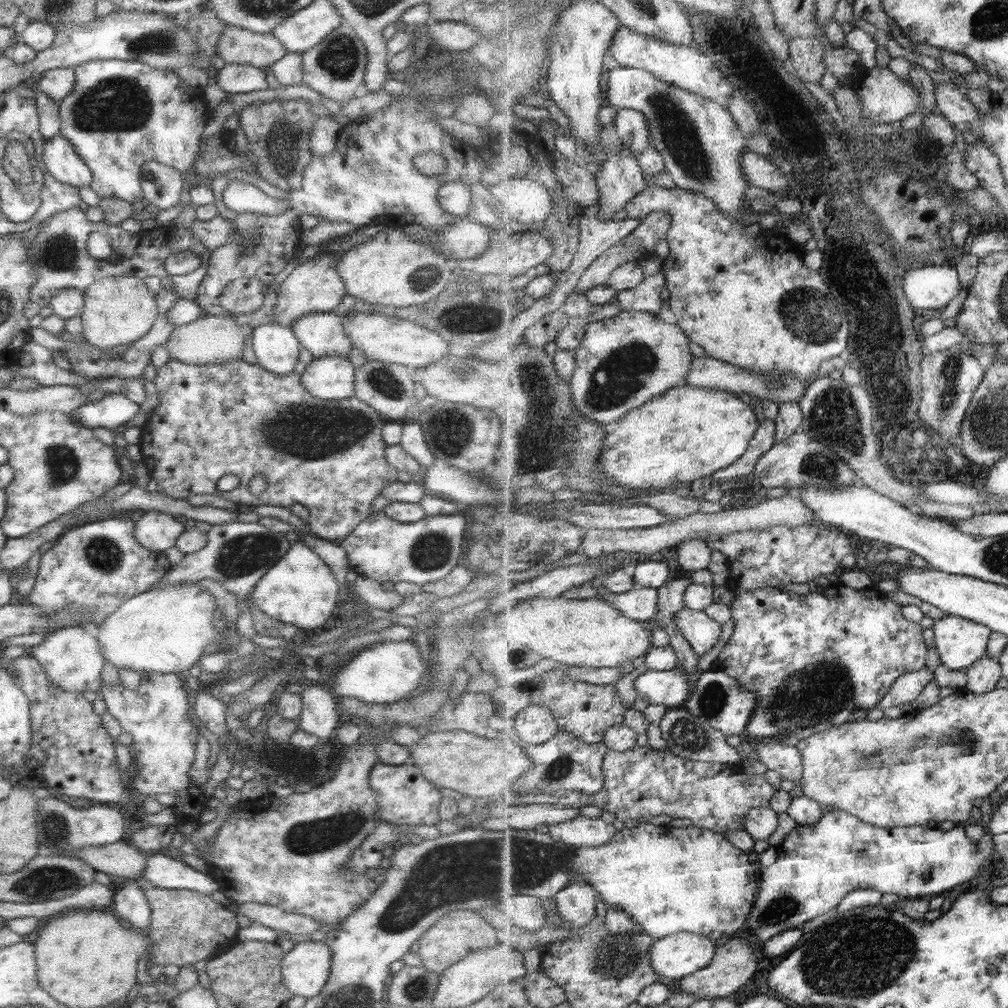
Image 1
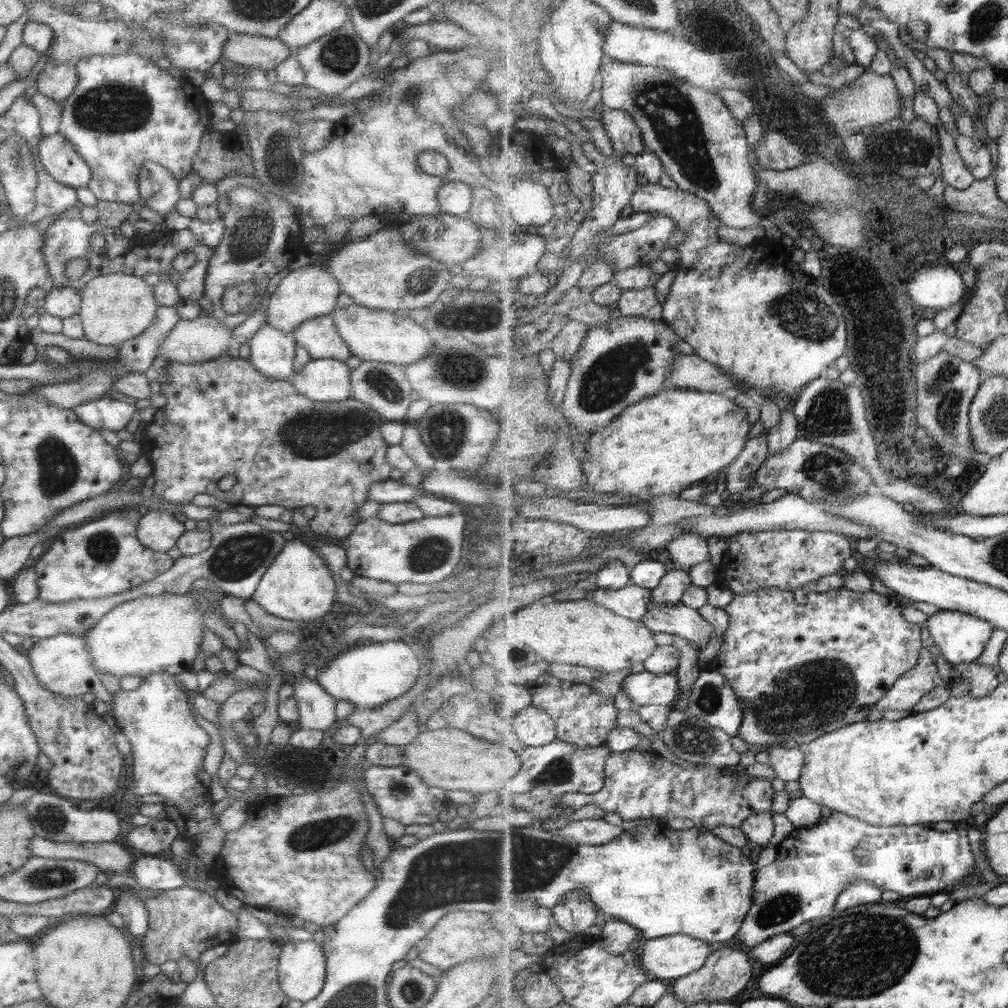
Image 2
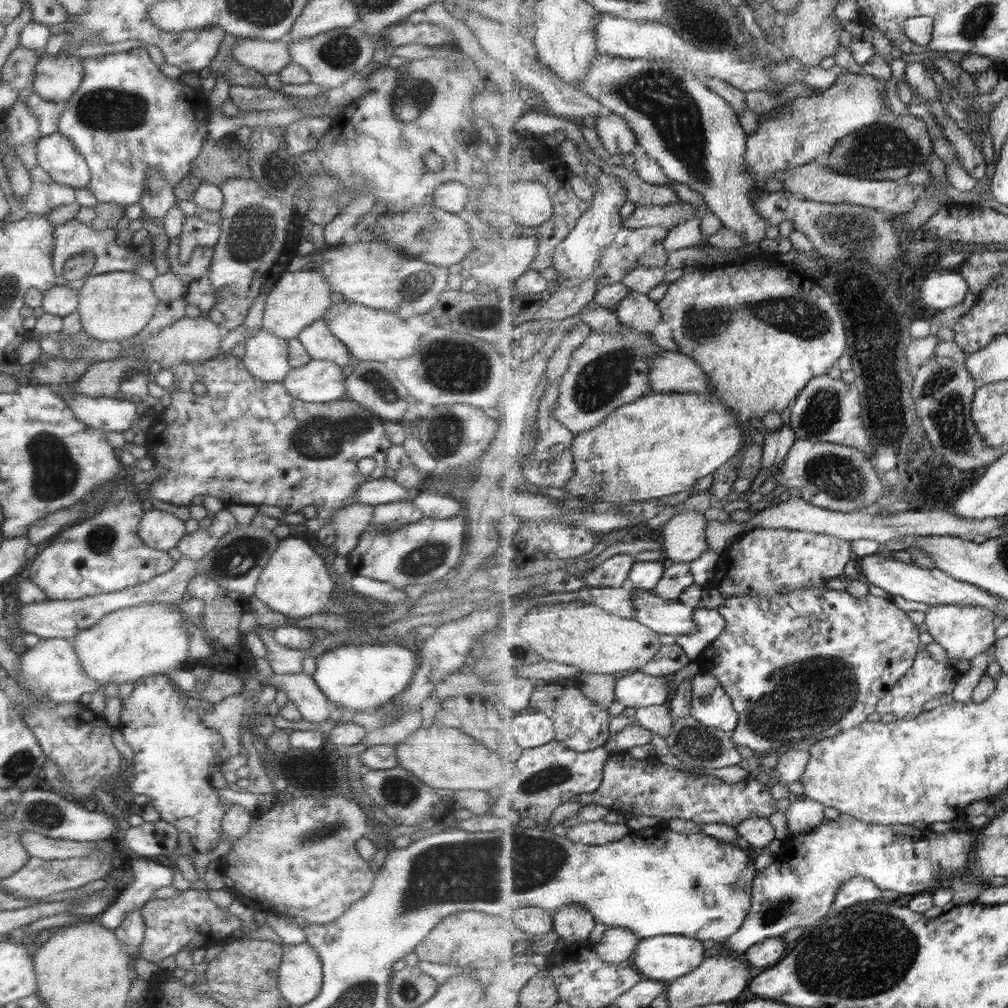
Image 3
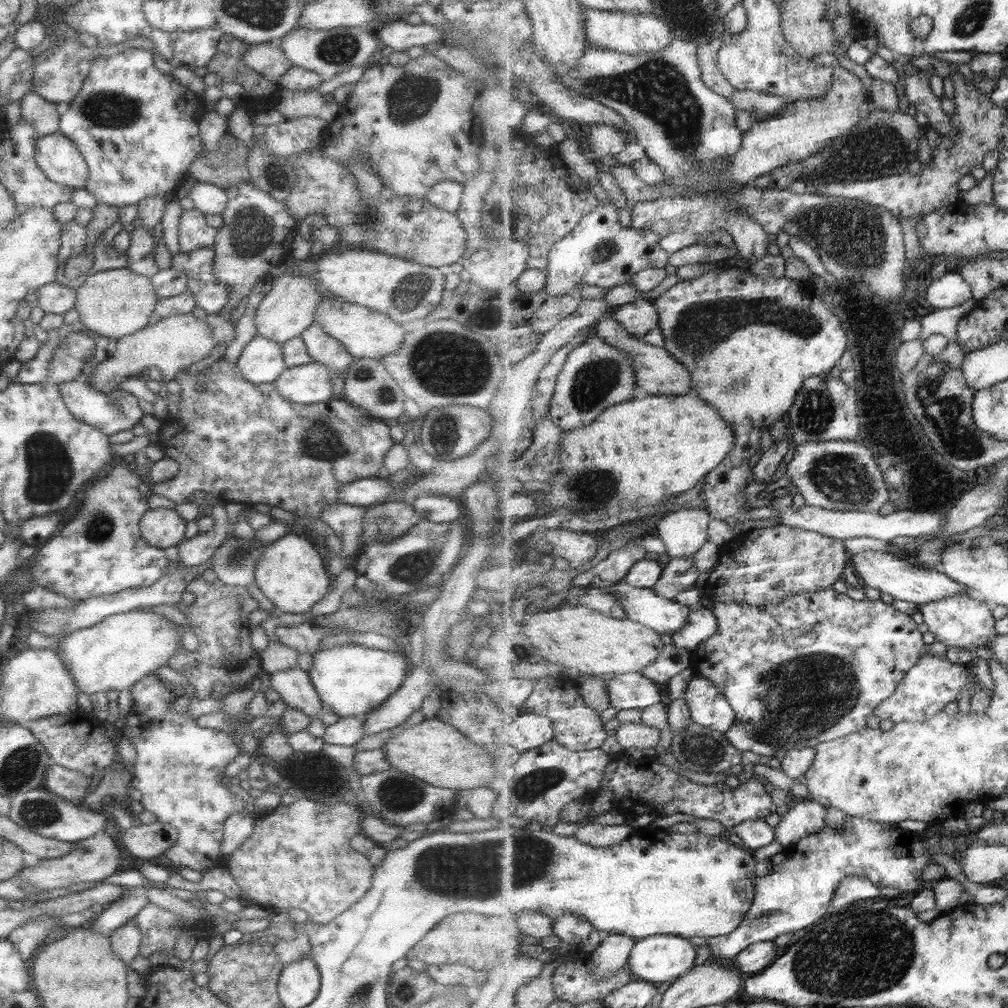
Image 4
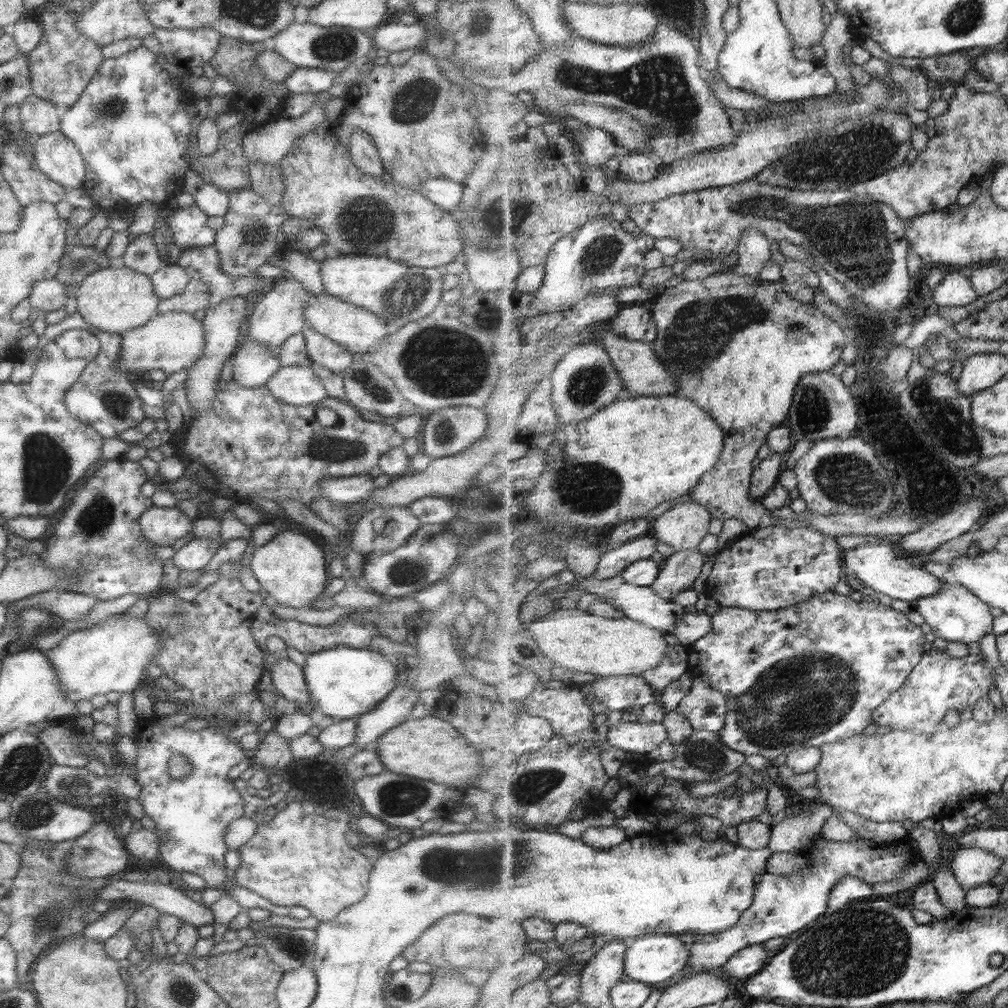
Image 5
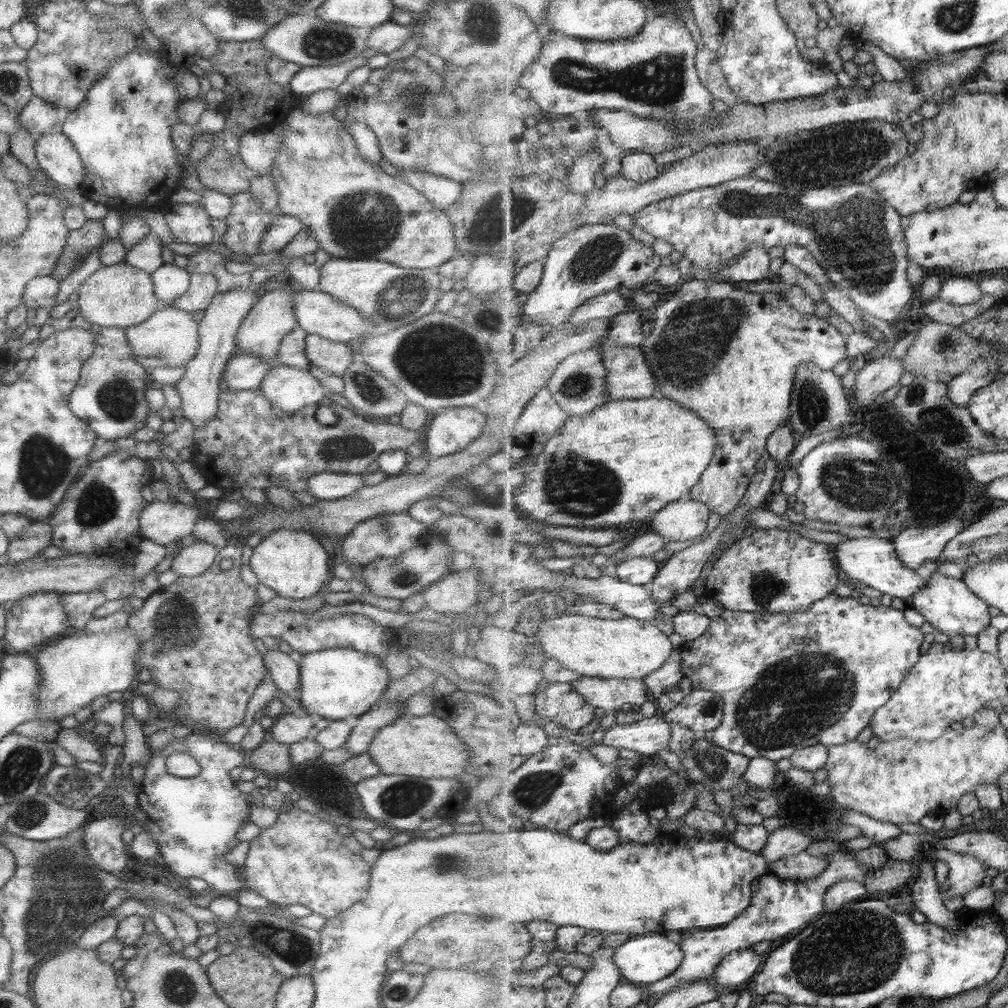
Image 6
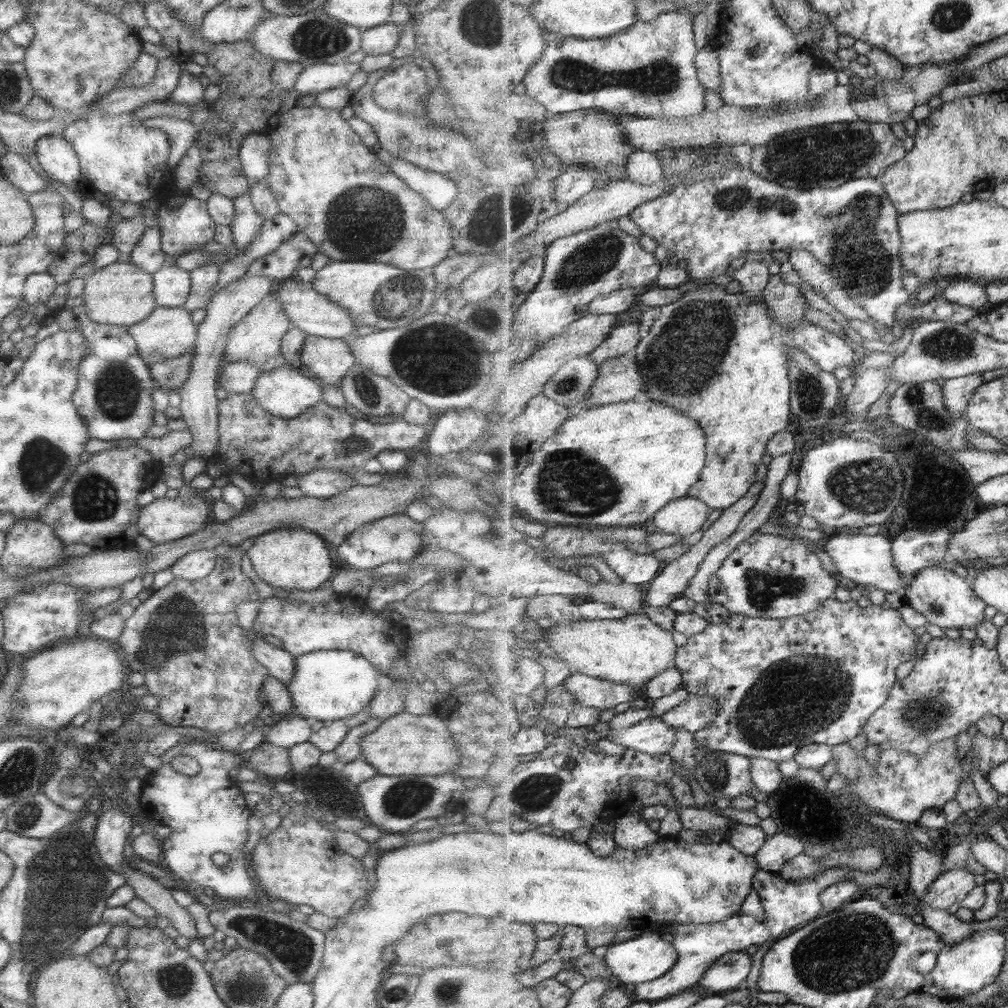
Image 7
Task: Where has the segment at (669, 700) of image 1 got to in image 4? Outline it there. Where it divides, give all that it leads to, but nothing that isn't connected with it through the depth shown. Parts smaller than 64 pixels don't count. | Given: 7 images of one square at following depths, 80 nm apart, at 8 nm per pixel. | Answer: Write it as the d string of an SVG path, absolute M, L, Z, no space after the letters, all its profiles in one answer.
M629 673L609 679L608 693L613 708L633 710L664 702L666 689L642 673Z

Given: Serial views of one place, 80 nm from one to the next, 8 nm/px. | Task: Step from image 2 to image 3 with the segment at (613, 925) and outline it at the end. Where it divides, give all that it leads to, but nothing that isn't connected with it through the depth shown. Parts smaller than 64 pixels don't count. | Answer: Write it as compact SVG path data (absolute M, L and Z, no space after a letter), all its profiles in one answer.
M609 926L596 945L596 950L605 963L621 965L621 963L627 963L633 959L639 944L640 938L632 930Z

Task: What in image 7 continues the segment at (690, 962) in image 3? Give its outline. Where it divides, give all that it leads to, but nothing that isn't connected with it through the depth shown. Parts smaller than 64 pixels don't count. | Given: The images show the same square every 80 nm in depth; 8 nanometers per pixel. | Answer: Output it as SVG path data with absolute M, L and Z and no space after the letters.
M645 930L633 939L612 944L608 948L609 952L604 958L607 967L613 972L617 984L628 987L663 978L677 966L679 960L679 952L673 947L673 944L665 942L661 938L661 933L654 930Z

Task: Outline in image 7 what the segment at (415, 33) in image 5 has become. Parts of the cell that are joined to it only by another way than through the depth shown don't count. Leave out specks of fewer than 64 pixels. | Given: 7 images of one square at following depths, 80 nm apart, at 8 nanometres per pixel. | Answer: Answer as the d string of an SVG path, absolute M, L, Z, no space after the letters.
M384 23L371 29L366 29L361 34L361 52L365 56L378 56L390 54L395 48L395 43L399 38L399 28L391 23Z

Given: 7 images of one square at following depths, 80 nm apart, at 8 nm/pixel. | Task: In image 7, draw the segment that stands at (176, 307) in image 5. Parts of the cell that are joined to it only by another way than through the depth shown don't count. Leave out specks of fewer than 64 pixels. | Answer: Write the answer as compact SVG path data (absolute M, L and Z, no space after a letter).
M205 263L195 267L188 274L190 289L181 307L190 312L197 308L205 308L208 300L216 291L216 285L219 282L219 269L213 263Z

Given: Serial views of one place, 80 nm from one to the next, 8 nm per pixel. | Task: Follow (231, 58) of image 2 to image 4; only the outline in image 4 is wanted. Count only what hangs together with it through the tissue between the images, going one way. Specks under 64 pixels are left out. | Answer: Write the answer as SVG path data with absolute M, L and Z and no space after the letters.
M277 41L270 44L251 44L241 60L250 70L272 83L278 81L292 66L283 56Z

